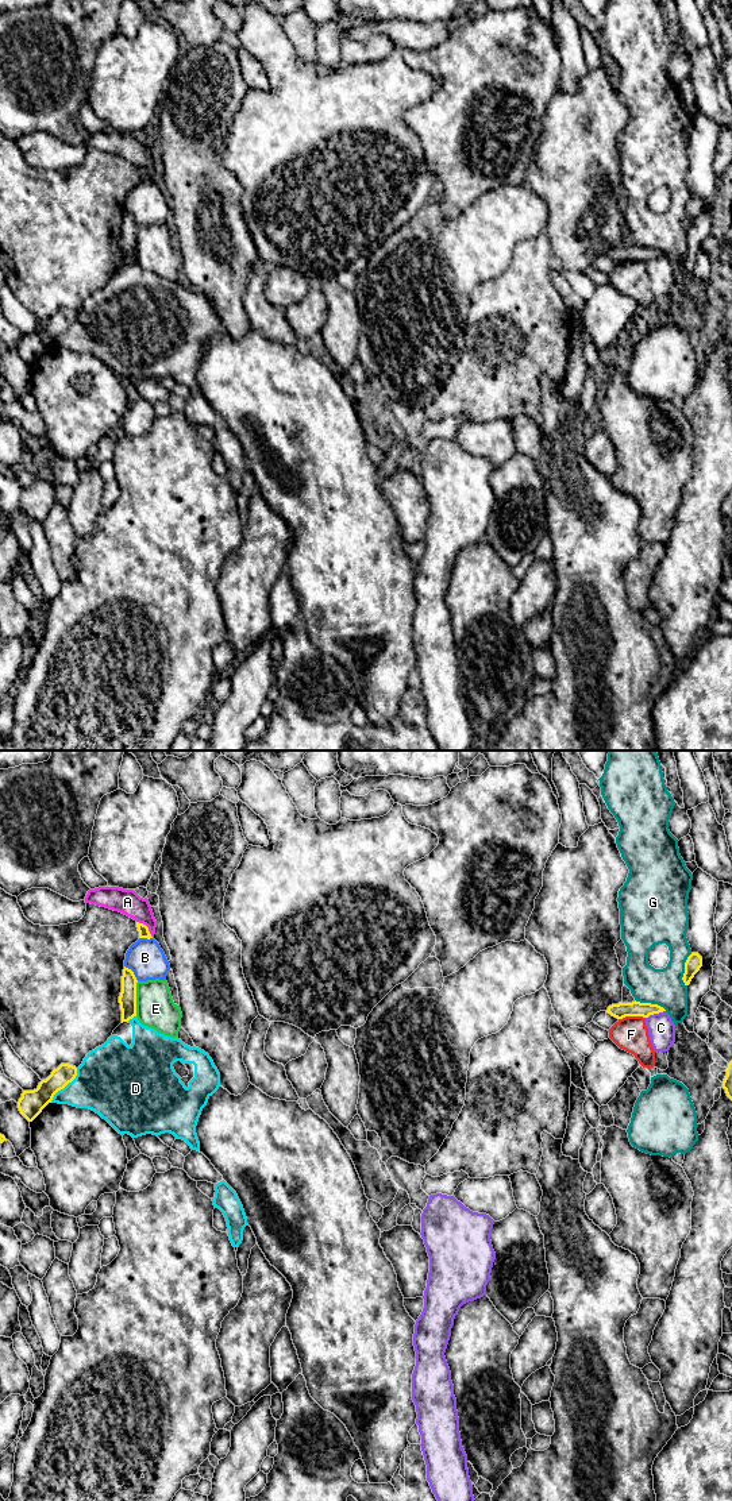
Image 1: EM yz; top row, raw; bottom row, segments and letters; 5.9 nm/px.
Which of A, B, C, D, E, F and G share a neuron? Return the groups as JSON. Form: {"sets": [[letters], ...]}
{"sets": [["A"], ["B"], ["C"], ["D"], ["E"], ["F"], ["G"]]}

